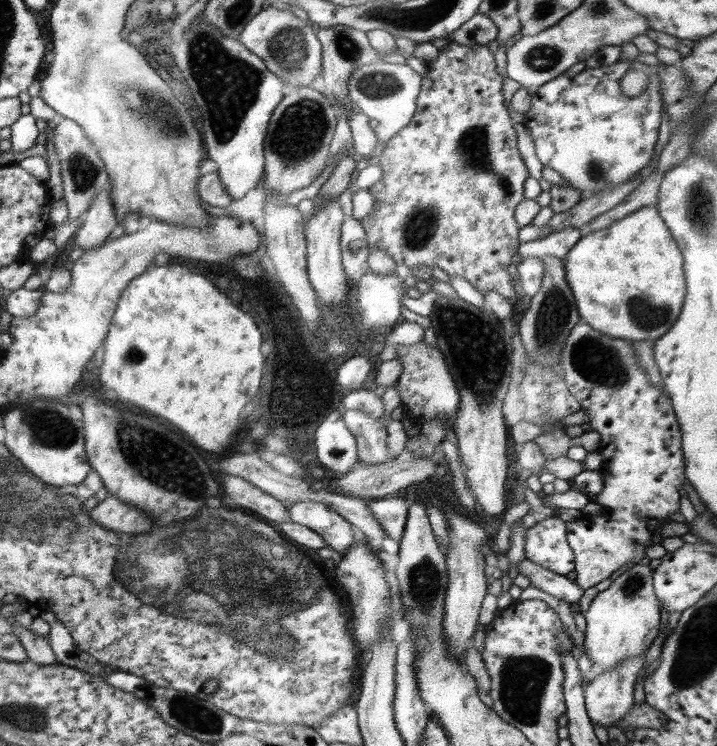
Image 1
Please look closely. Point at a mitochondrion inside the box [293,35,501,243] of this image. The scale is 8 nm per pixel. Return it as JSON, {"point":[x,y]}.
{"point":[379,85]}

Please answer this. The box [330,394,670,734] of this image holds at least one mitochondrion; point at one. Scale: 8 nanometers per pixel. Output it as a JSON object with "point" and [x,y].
{"point":[523,679]}

